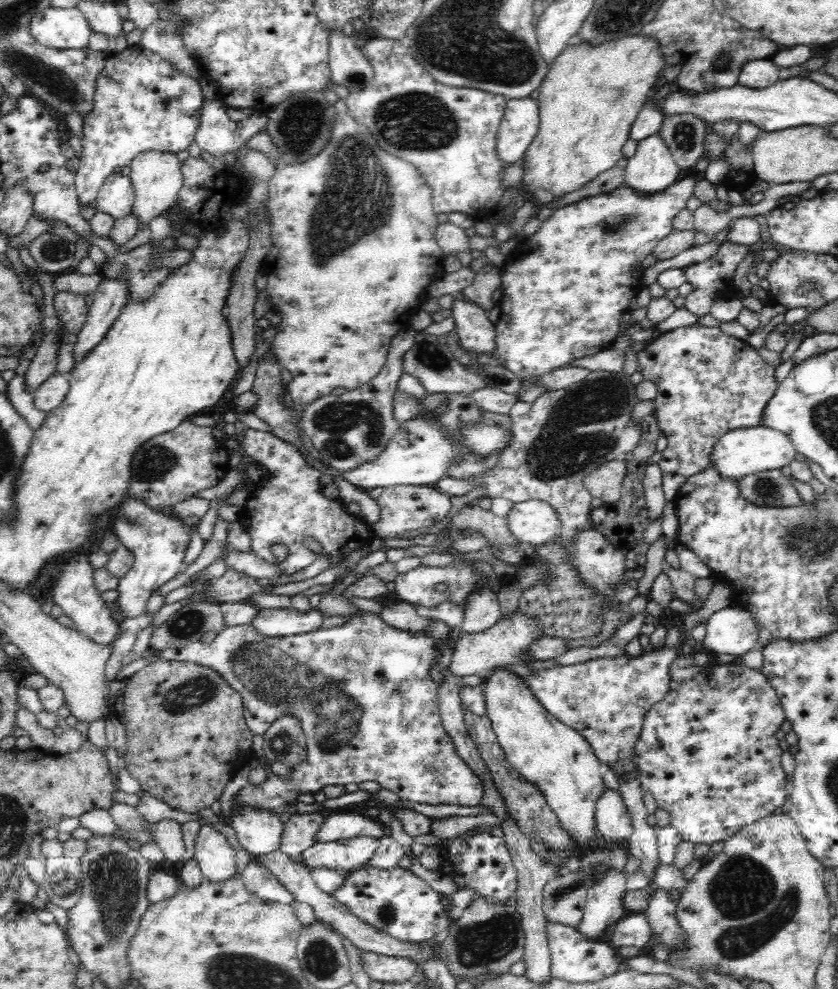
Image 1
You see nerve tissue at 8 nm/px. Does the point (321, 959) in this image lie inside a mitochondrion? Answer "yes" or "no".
yes

